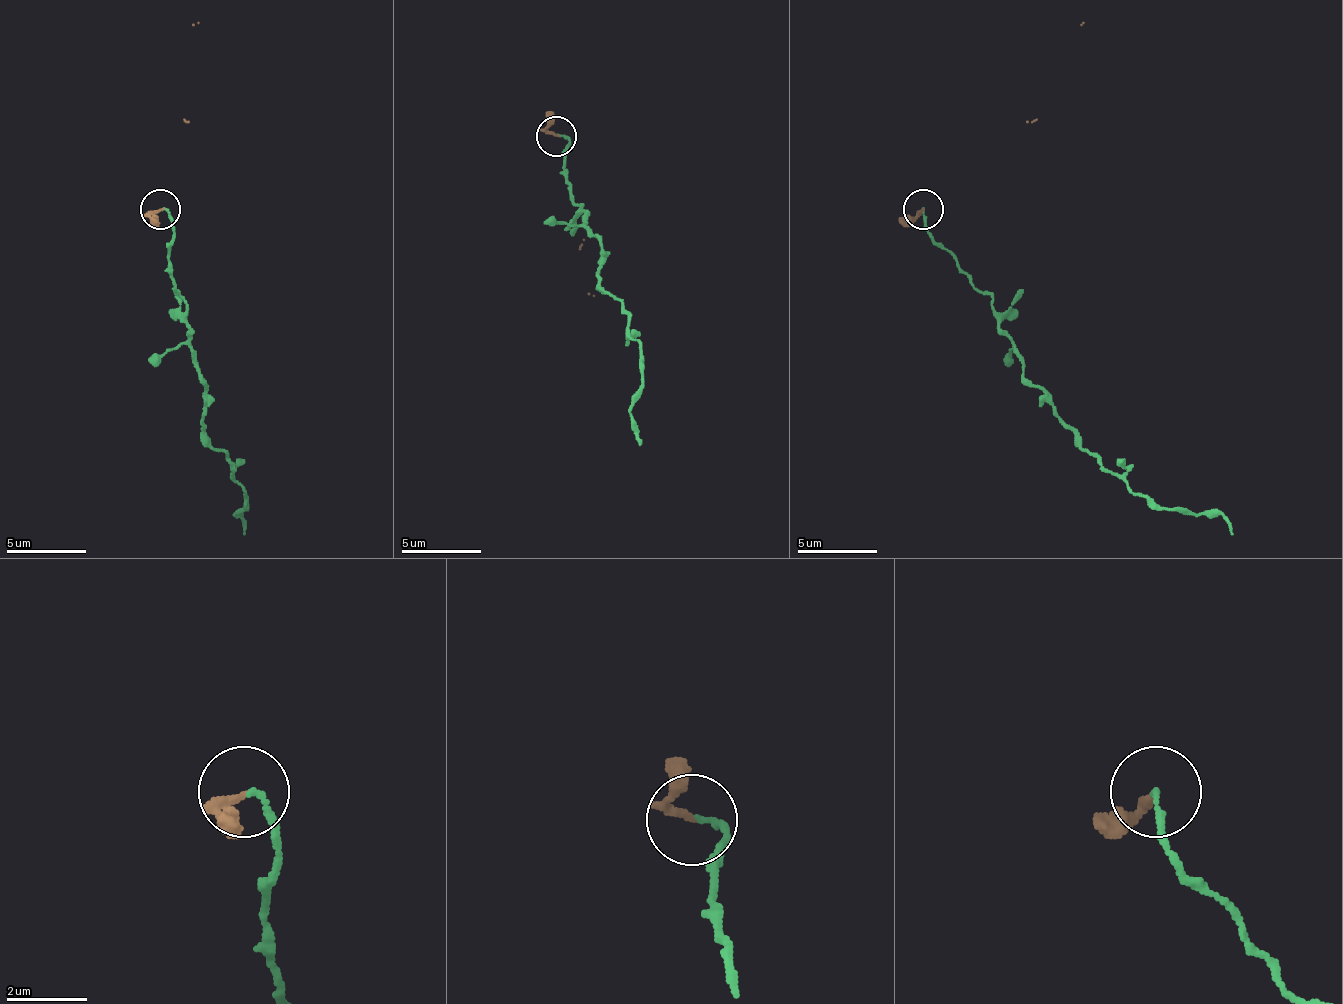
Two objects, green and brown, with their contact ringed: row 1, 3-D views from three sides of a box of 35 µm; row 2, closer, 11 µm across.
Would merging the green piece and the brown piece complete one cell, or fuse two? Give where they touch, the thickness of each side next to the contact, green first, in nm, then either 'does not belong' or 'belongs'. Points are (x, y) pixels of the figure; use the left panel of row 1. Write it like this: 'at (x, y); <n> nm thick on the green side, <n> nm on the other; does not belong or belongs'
at (160, 209); 150 nm thick on the green side, 200 nm on the other; does not belong

